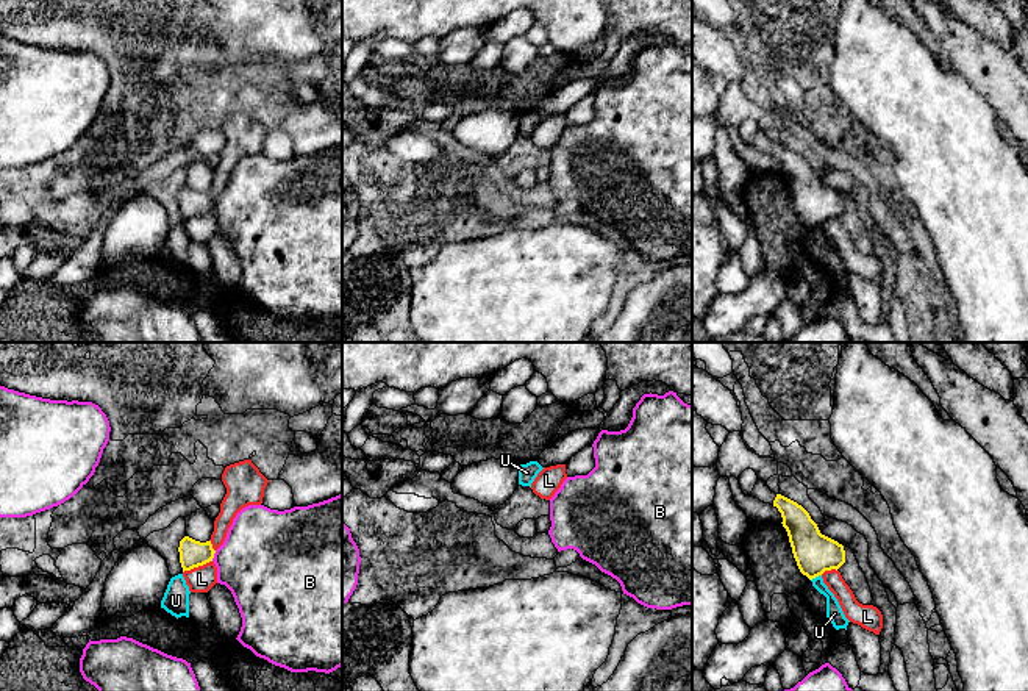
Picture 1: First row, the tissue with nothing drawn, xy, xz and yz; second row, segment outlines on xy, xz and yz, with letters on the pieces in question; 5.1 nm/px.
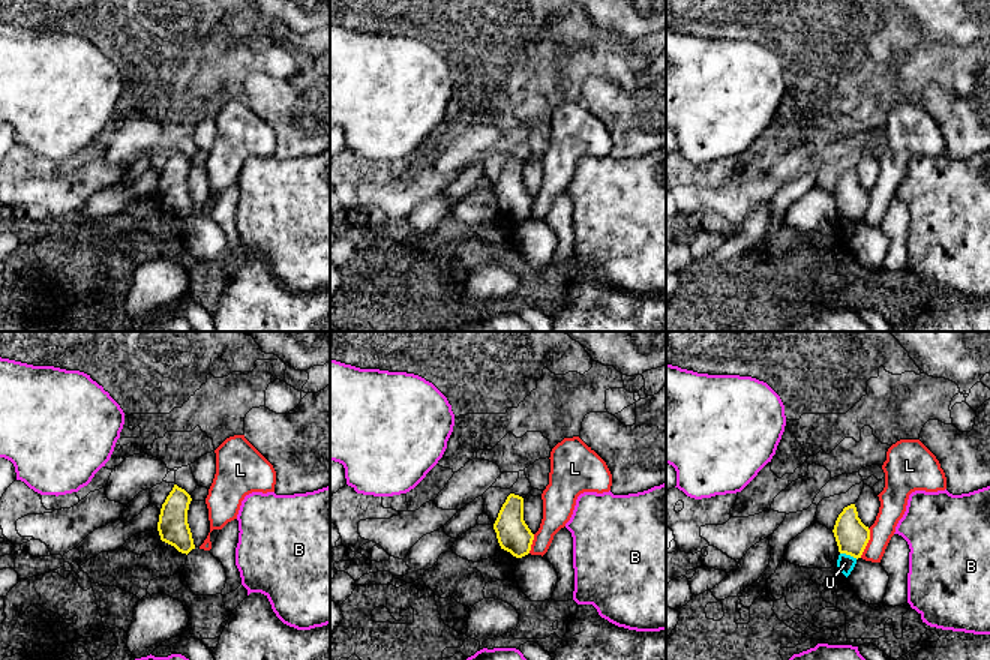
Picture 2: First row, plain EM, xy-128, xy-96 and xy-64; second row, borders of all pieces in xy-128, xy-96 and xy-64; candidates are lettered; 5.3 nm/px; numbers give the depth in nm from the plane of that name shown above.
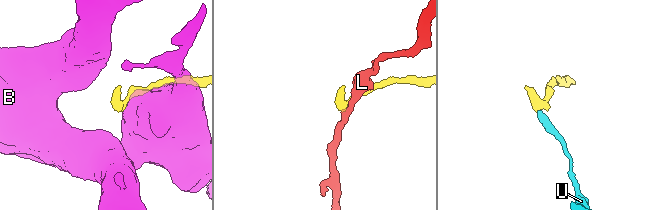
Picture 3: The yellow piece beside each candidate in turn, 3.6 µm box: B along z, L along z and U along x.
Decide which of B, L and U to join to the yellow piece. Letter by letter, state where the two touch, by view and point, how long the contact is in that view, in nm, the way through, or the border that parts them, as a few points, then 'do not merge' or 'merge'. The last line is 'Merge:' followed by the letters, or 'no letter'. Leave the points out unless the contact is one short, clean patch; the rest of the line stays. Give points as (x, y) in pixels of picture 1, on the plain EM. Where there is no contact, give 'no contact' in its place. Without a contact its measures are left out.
B: contact xy (213, 205); length 60 nm; do not merge
L: contact xy (197, 216); length 170 nm; border xy (211, 210), (183, 222); do not merge
U: contact yz (816, 225); length 70 nm; border yz (820, 224), (811, 230); do not merge
Merge: no letter

